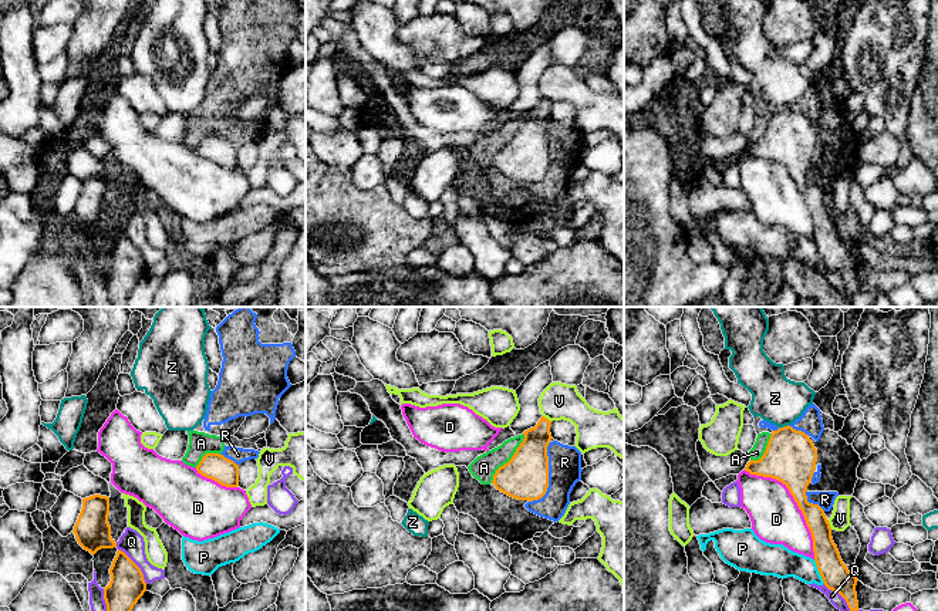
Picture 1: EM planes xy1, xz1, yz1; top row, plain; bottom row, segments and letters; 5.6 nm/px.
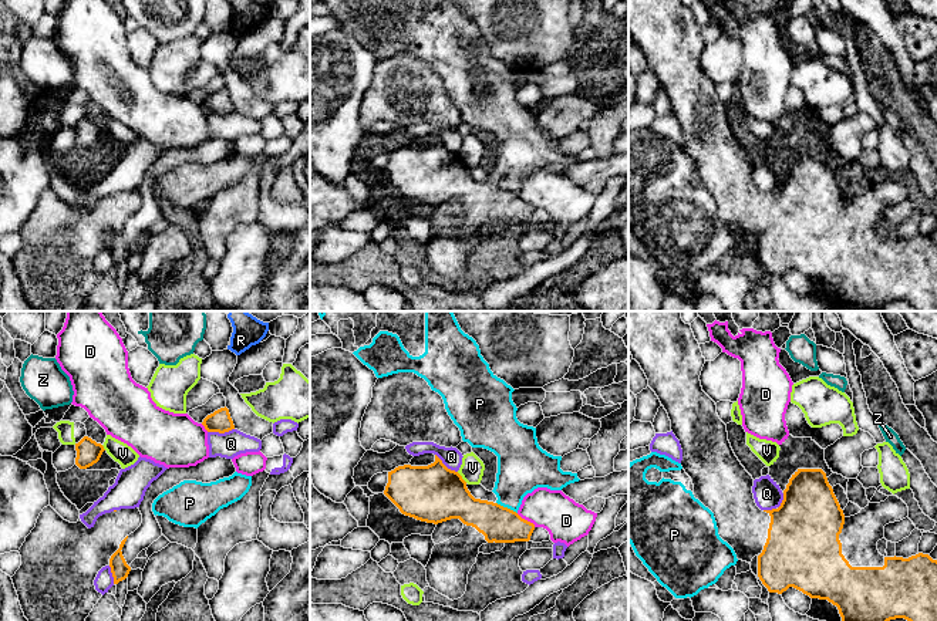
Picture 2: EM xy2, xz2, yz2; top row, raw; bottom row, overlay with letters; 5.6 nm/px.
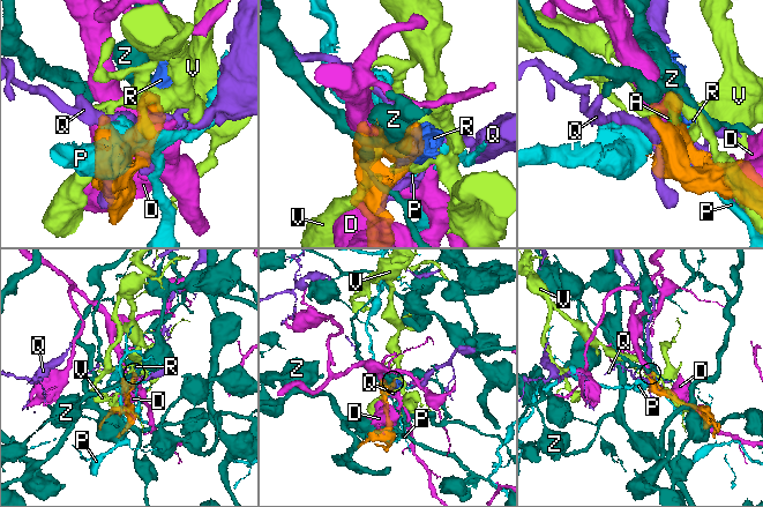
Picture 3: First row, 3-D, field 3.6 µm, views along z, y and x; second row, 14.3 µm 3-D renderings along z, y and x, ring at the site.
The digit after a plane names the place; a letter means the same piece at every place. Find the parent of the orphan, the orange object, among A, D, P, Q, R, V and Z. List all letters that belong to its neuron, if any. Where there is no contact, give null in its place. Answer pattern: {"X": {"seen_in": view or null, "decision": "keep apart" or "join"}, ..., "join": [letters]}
{"A": {"seen_in": "xz1", "decision": "keep apart"}, "D": {"seen_in": "yz1", "decision": "keep apart"}, "P": {"seen_in": "yz1", "decision": "keep apart"}, "Q": {"seen_in": "xy1", "decision": "keep apart"}, "R": {"seen_in": "xz1", "decision": "keep apart"}, "V": {"seen_in": "xz2", "decision": "keep apart"}, "Z": {"seen_in": "yz1", "decision": "keep apart"}, "join": []}

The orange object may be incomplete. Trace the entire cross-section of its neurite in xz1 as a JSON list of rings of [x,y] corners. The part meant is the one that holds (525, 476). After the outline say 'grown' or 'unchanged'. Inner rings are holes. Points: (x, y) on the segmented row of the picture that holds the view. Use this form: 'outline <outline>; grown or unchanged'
outline [[[541,416],[534,428],[523,432],[524,439],[512,459],[493,475],[492,483],[517,500],[539,500],[549,487],[549,456],[551,421]]]; unchanged

